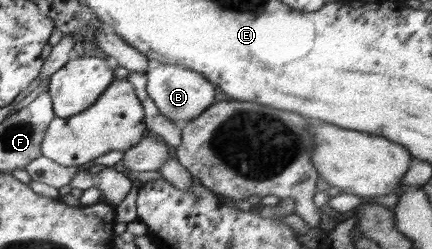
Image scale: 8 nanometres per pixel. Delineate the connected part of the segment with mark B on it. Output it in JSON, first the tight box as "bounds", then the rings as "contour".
{"bounds":[146,63,217,125],"contour":[[[160,63],[150,72],[146,72],[146,76],[147,93],[156,107],[160,109],[160,113],[179,125],[183,125],[200,115],[202,111],[212,105],[212,101],[217,96],[214,84],[206,79],[202,73],[186,68],[186,66]]]}

